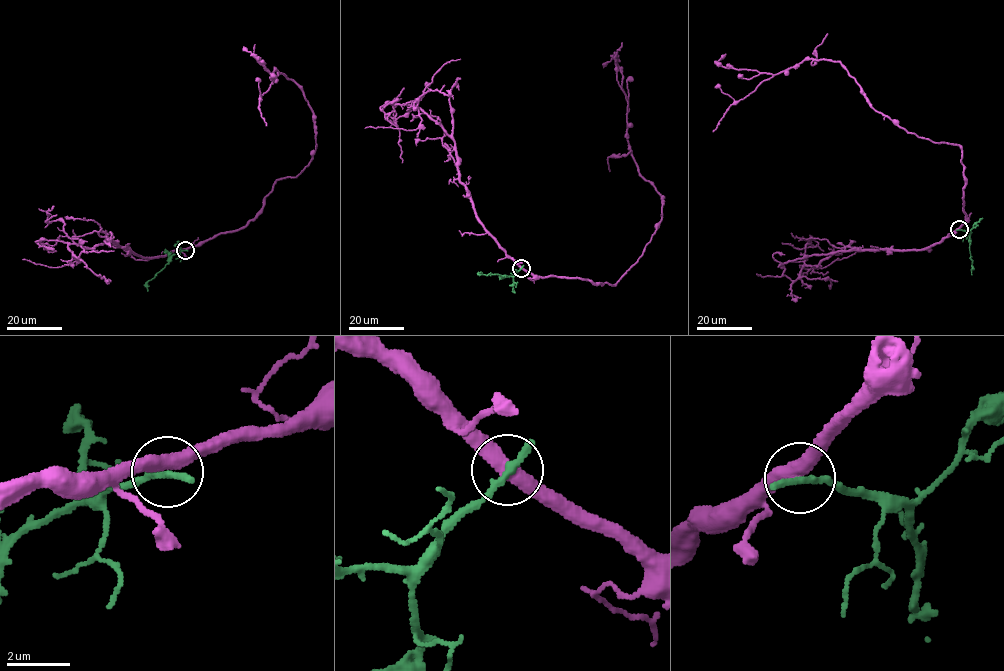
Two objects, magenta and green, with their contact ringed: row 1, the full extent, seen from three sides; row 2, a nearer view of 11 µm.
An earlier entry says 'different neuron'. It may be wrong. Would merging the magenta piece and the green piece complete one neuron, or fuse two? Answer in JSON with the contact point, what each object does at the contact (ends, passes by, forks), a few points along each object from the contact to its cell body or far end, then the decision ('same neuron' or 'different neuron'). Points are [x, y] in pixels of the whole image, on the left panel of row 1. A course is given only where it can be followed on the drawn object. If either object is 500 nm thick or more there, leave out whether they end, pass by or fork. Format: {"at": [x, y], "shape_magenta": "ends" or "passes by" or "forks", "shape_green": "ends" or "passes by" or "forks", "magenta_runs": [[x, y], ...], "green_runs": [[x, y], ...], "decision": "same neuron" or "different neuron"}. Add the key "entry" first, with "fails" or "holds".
{"entry": "holds", "at": [185, 250], "shape_magenta": "passes by", "shape_green": "ends", "magenta_runs": [[185, 249], [243, 228], [276, 180], [312, 160], [313, 112], [275, 70], [258, 108], [266, 125]], "green_runs": [[185, 250], [173, 255], [147, 282], [147, 291]], "decision": "different neuron"}

